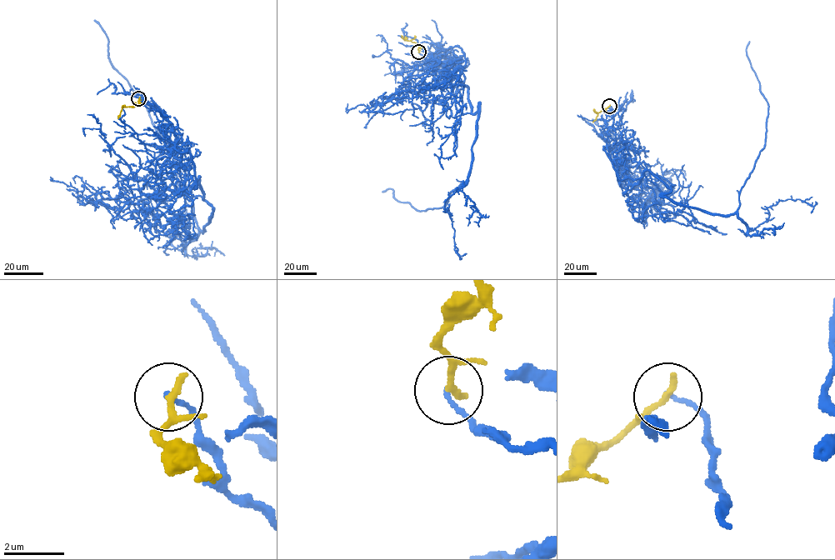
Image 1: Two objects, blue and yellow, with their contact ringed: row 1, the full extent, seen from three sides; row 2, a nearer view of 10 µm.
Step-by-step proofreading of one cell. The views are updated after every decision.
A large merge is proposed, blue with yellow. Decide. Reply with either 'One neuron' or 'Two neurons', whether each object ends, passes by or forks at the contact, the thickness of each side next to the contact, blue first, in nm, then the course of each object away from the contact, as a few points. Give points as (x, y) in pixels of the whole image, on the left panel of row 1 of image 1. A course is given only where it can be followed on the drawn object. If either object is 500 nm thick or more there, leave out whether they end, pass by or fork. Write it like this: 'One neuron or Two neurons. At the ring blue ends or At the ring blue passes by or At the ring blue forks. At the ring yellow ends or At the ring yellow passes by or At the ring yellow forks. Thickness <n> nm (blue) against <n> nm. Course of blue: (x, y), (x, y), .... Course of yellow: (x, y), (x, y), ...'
Two neurons. At the ring blue ends. At the ring yellow ends. Thickness 140 nm (blue) against 280 nm. Course of blue: (138, 98), (190, 154), (192, 186), (199, 177), (213, 207), (202, 232), (174, 154), (94, 20). Course of yellow: (138, 98), (141, 103), (123, 107), (117, 118)

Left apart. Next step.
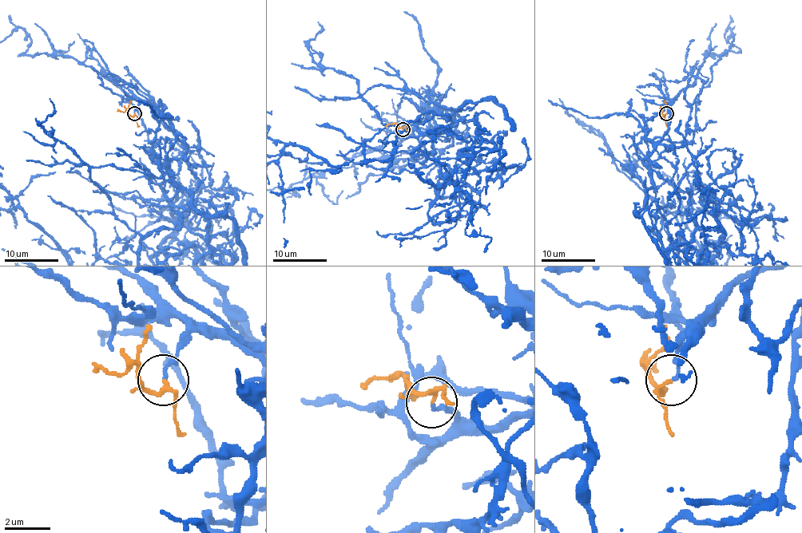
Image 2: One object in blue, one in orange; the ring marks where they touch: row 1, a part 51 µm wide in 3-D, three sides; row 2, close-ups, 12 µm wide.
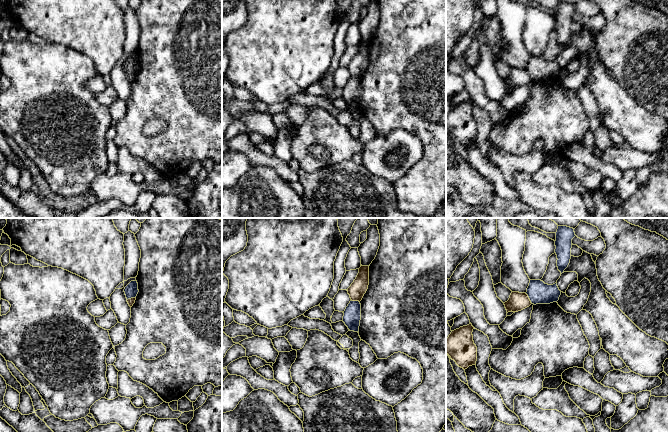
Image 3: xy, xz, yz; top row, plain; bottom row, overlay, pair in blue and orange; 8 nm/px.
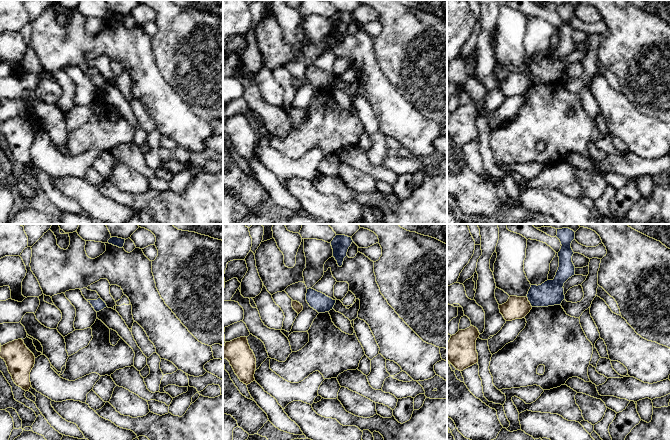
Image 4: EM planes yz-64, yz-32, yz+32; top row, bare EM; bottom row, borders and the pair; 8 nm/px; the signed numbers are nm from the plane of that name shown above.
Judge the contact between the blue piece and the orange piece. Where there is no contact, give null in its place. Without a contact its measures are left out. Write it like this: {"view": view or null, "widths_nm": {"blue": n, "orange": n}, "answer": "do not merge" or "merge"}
{"view": "yz", "widths_nm": {"blue": 180, "orange": 140}, "answer": "do not merge"}

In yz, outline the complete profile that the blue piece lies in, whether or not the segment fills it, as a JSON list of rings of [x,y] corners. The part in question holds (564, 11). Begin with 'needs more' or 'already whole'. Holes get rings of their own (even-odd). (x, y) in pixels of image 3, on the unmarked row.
already whole; [[[558,2],[555,17],[555,29],[557,31],[558,46],[564,49],[571,35],[572,15],[575,13],[573,4],[567,2]]]

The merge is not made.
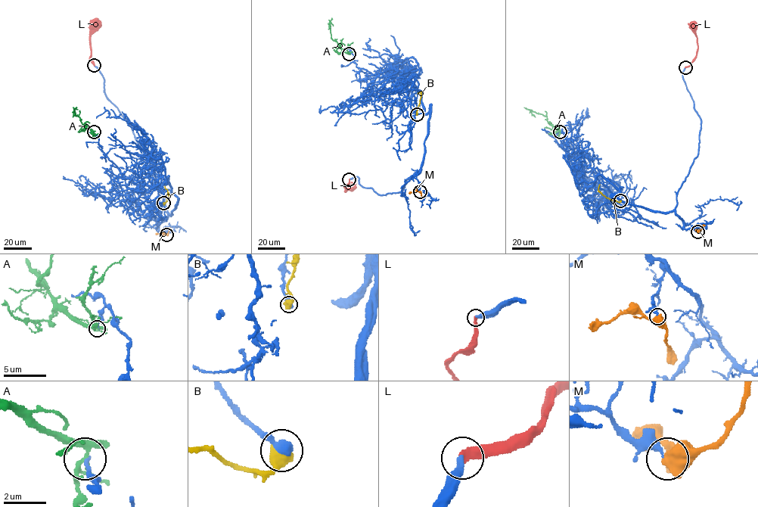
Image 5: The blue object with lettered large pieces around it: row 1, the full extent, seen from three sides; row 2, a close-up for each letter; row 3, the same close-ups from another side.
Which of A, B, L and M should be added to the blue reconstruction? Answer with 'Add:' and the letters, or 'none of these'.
Add: L

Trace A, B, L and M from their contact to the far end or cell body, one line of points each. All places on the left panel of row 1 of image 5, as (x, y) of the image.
A: (93, 132), (76, 115), (76, 107)
B: (163, 203), (168, 197), (165, 186)
L: (94, 65), (89, 59), (91, 33), (99, 23)
M: (166, 234), (156, 233)

